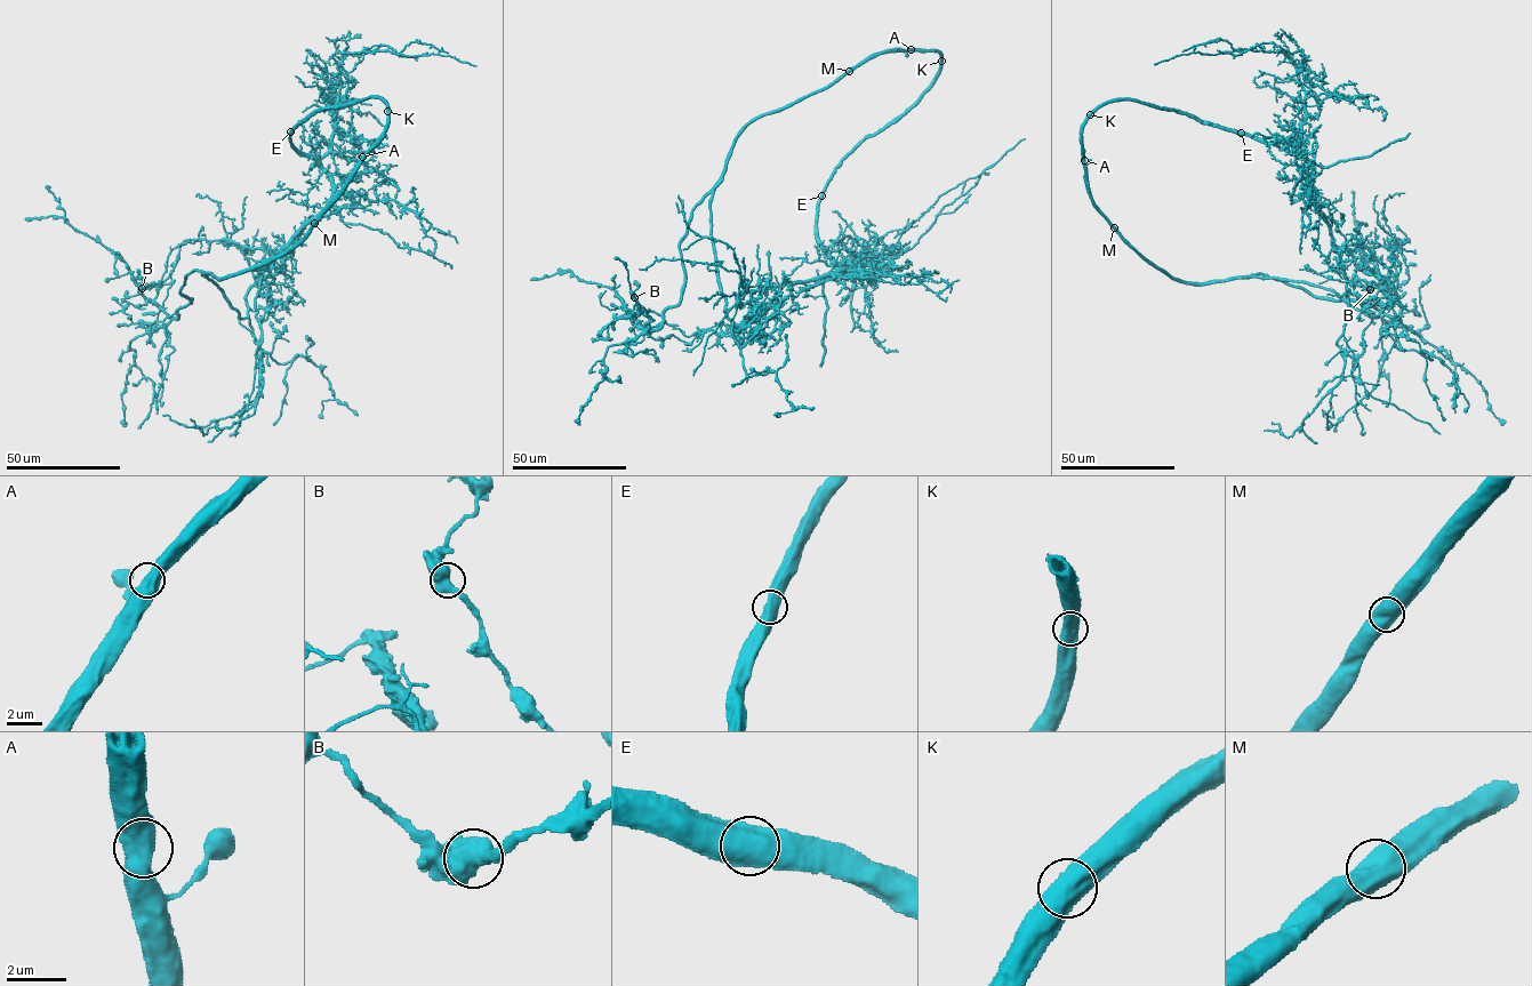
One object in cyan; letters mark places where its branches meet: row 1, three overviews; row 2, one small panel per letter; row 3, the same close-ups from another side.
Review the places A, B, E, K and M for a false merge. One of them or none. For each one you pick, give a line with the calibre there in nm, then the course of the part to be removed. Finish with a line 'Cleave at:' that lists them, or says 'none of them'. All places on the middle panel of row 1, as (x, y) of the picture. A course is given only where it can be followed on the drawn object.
Cleave at: none of them

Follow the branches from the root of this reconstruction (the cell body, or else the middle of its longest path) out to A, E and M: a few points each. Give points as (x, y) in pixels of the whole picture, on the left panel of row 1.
A: (247, 305), (248, 315), (240, 318), (222, 290), (202, 273), (232, 277), (294, 248), (341, 193), (362, 157)
E: (247, 305), (247, 290), (280, 271), (281, 258), (306, 224), (331, 213), (330, 176), (291, 144), (290, 131)
M: (247, 305), (248, 315), (240, 318), (222, 290), (202, 273), (226, 278), (264, 265), (295, 247), (314, 223)

